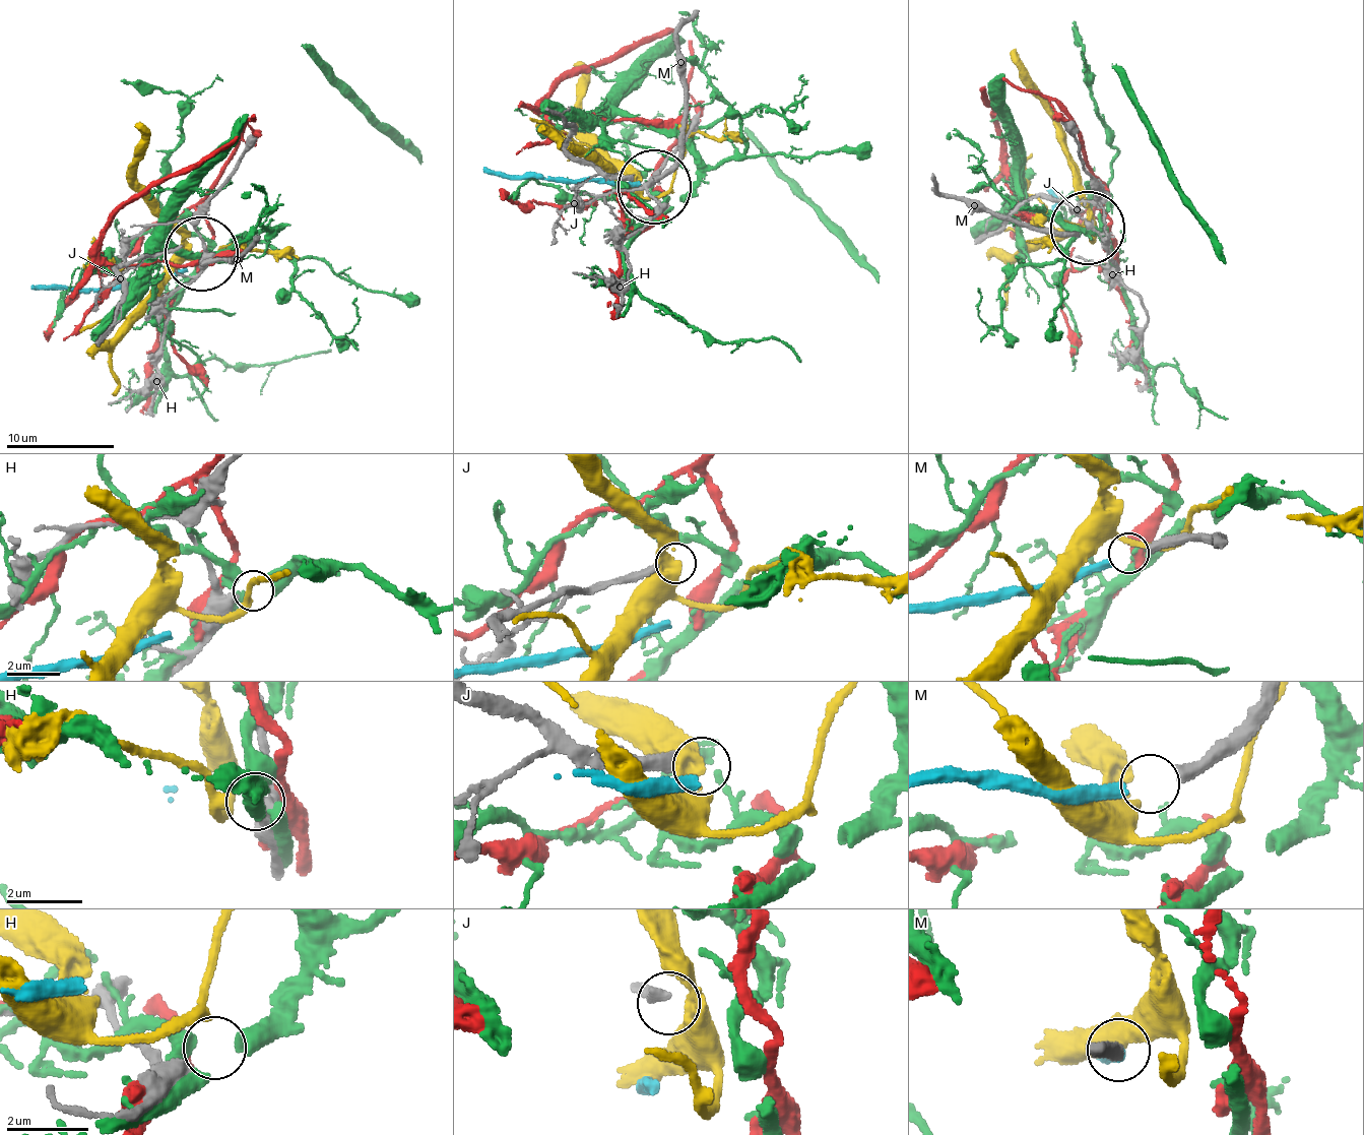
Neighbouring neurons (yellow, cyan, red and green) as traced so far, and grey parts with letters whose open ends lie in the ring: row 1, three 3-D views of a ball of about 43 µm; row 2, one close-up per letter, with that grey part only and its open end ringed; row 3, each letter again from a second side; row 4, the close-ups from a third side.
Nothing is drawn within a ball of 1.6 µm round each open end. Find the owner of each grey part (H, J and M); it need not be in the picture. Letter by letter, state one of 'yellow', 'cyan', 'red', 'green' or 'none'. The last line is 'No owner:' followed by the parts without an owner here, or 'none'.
H: yellow
J: none
M: cyan
No owner: J

